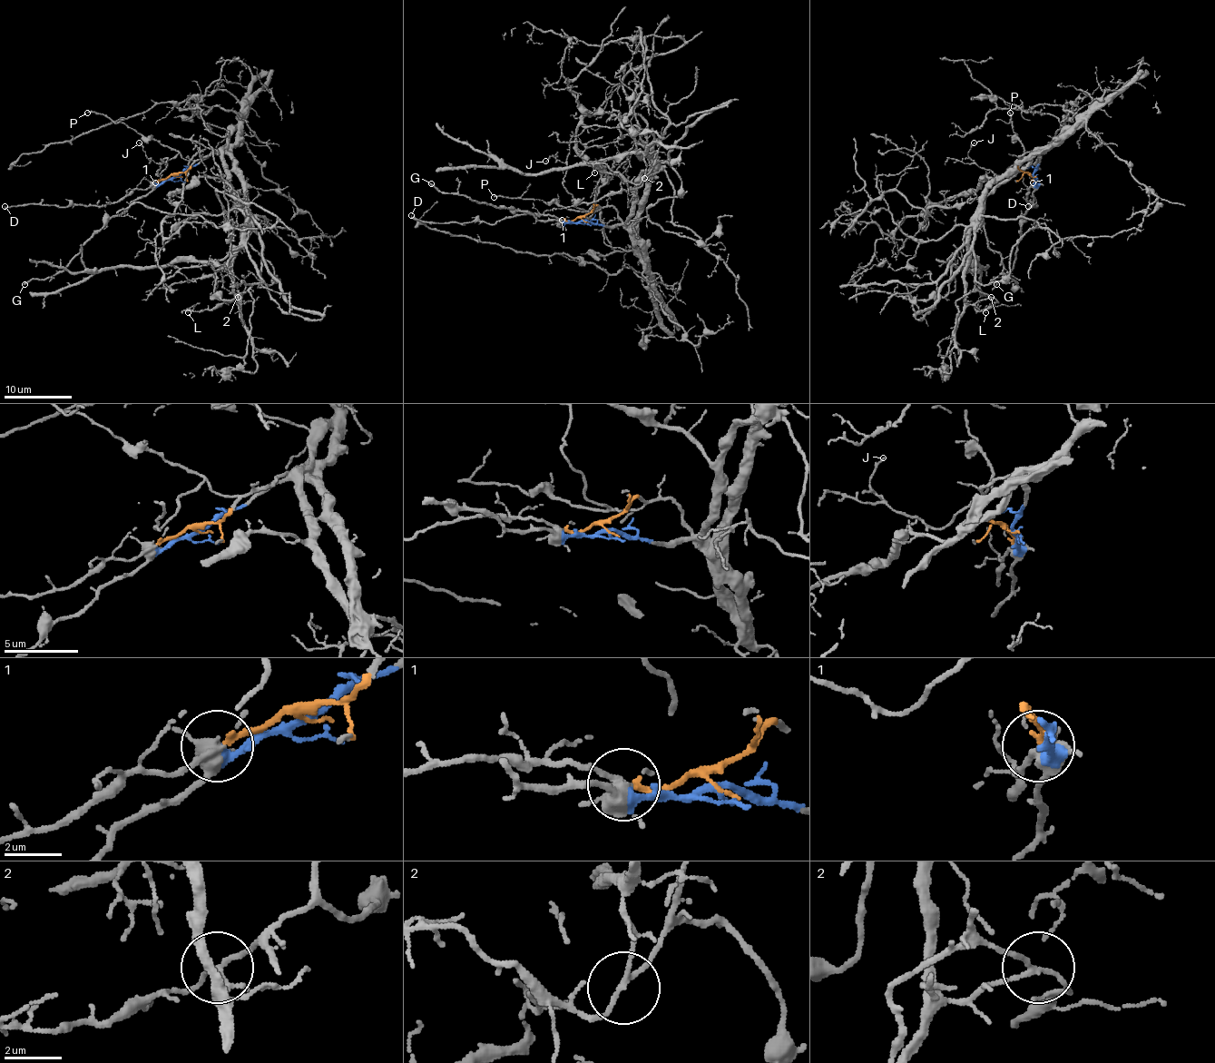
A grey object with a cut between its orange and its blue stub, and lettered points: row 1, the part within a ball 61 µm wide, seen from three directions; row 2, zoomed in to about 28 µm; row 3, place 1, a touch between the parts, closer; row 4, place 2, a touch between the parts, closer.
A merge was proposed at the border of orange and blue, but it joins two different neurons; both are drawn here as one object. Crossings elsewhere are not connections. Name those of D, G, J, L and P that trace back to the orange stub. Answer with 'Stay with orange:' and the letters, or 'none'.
Stay with orange: D, J, P

